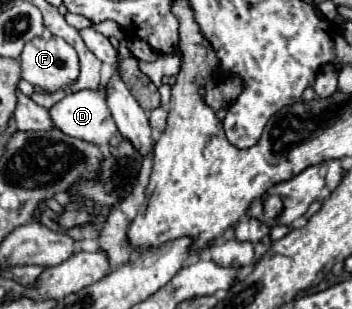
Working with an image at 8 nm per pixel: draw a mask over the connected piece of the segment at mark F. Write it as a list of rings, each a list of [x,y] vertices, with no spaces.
[[[38,37],[28,41],[20,55],[20,63],[22,63],[22,79],[32,83],[34,87],[40,87],[44,93],[56,93],[60,89],[68,91],[80,73],[78,53],[74,53],[74,47],[62,41],[60,37],[48,37],[48,39]]]

